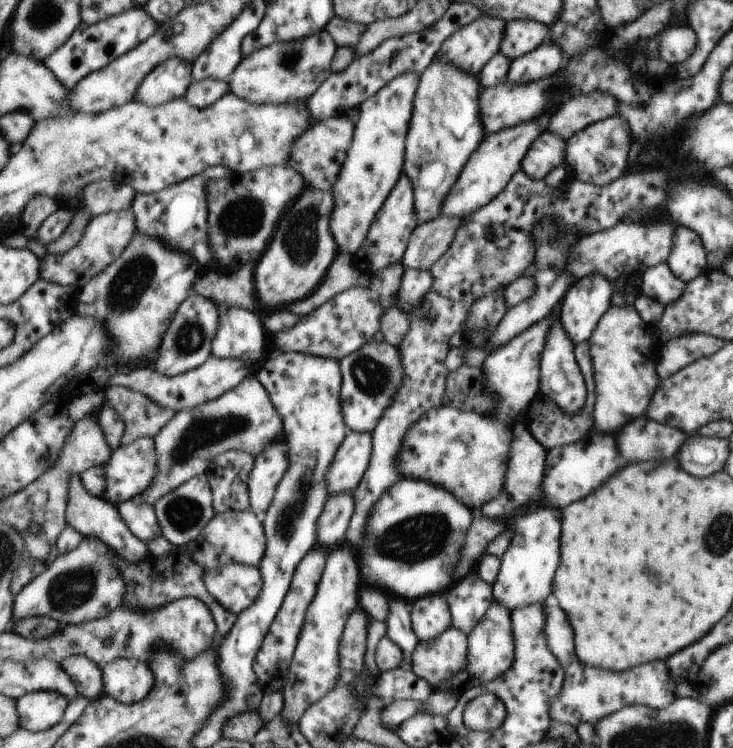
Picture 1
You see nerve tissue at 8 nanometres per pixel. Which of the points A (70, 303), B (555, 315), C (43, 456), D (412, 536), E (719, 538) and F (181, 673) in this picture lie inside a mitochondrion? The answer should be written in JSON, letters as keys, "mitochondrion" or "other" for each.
{"A":"other","B":"other","C":"mitochondrion","D":"mitochondrion","E":"mitochondrion","F":"mitochondrion"}

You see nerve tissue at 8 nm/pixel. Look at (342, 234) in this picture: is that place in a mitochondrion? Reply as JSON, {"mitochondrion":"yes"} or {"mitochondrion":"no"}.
{"mitochondrion":"no"}

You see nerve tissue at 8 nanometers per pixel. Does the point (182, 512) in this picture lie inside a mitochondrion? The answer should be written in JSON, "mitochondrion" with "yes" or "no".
{"mitochondrion":"yes"}

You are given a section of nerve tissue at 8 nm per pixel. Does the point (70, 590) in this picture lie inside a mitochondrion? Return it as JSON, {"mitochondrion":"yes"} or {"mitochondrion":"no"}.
{"mitochondrion":"yes"}

